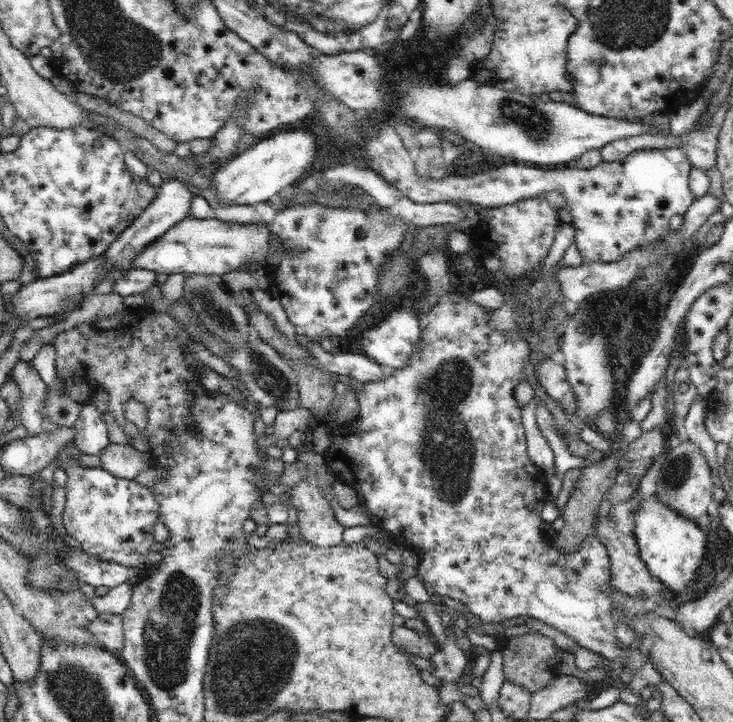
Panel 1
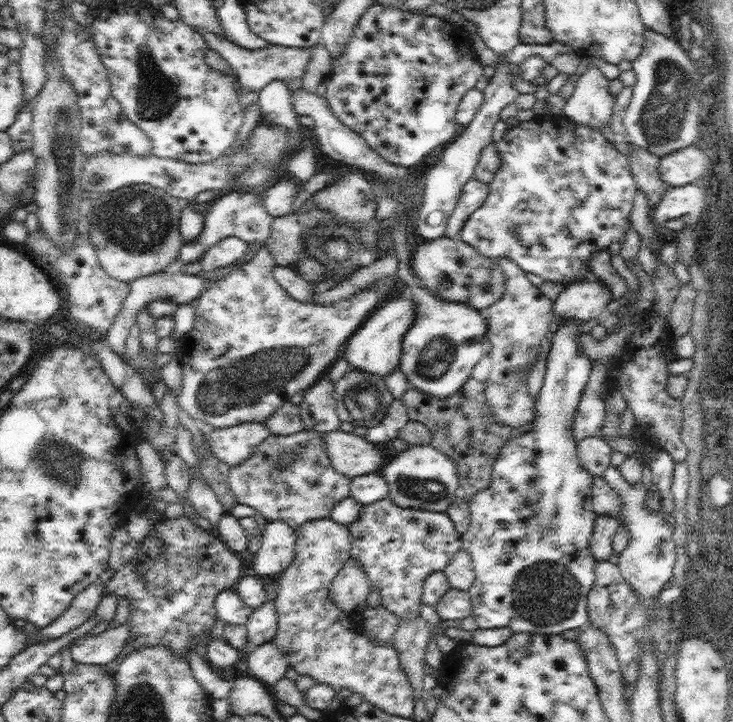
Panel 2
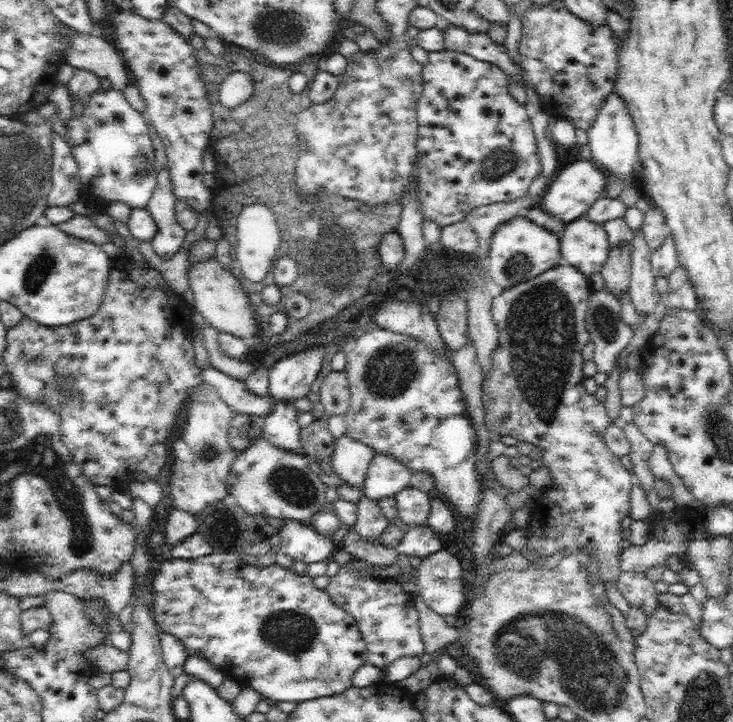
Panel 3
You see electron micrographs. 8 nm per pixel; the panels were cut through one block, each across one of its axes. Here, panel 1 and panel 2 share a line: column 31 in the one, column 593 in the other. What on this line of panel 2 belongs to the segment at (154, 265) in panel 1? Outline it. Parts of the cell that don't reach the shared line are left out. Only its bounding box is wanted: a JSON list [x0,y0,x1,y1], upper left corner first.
[553,280,611,324]

